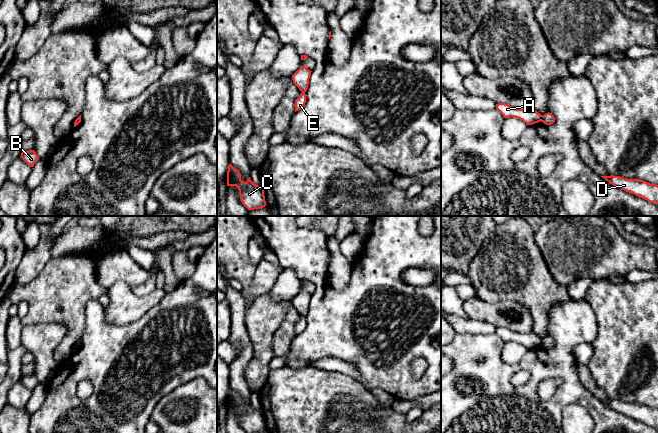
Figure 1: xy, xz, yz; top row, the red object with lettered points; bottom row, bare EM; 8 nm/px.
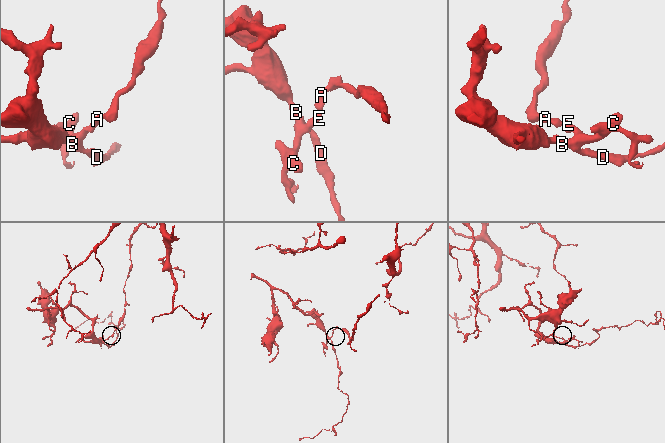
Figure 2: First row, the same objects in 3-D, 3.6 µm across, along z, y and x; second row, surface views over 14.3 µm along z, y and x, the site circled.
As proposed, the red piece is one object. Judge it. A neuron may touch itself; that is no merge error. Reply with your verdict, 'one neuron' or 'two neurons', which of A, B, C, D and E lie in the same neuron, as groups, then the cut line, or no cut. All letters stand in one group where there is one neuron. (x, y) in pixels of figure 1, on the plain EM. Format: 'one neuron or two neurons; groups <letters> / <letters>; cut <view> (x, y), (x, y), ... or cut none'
two neurons; groups A / B C D E; cut yz (542, 339), (540, 344)

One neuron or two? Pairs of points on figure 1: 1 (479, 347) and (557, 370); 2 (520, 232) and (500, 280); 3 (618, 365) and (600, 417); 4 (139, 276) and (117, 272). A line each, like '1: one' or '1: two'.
1: one
2: one
3: two
4: one

